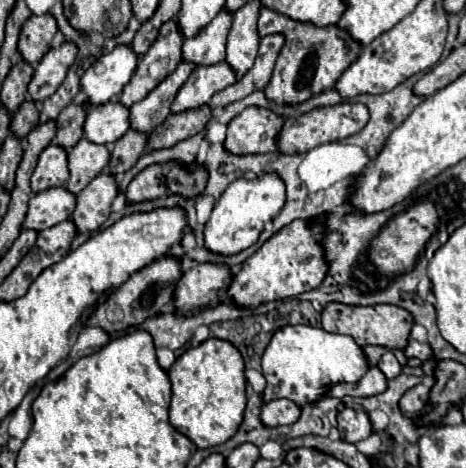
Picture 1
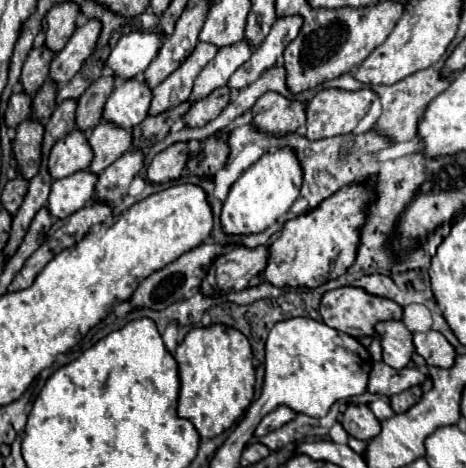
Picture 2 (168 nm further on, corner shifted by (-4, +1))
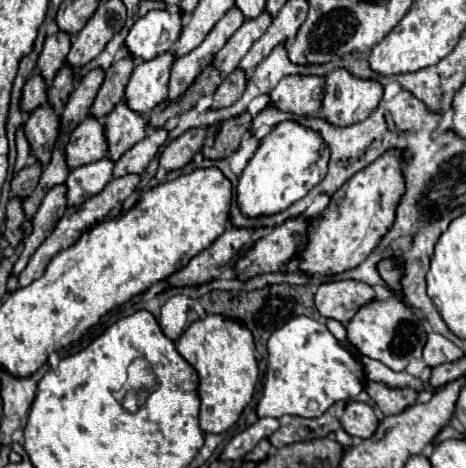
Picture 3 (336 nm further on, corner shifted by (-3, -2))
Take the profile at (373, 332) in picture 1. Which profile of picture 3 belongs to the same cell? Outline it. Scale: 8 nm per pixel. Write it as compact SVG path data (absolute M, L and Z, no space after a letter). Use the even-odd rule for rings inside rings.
M337 280L337 282L323 282L317 292L315 292L315 306L319 310L321 316L325 318L335 318L341 324L347 324L347 320L351 320L351 316L363 306L367 304L367 300L373 300L375 292L369 284L365 282L357 282L357 280Z

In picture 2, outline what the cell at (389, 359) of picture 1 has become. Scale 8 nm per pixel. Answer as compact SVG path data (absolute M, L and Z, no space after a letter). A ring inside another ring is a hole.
M384 321L376 325L376 331L382 337L384 363L394 369L404 369L414 353L412 335L404 321Z

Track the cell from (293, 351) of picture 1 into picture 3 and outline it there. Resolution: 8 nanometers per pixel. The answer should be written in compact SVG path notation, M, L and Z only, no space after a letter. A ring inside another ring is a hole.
M297 316L275 330L267 342L269 364L263 398L257 404L257 414L281 418L295 414L303 418L319 418L331 404L355 398L365 386L361 364L339 346L337 338L323 322L307 316Z

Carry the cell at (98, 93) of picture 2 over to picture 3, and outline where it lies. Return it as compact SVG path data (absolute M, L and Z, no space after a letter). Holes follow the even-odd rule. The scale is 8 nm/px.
M127 54L125 58L111 64L111 68L105 74L103 86L99 88L99 94L93 102L91 116L103 118L111 112L111 108L115 108L115 104L119 104L119 100L123 100L125 86L129 82L129 76L131 76L133 68L135 68L135 60L133 60L131 54Z

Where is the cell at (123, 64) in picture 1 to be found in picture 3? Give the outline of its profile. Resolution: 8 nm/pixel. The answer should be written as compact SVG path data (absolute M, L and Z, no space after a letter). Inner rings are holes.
M151 10L145 16L141 16L129 36L127 36L127 48L131 52L131 56L137 60L151 60L163 52L167 52L169 48L173 48L173 44L179 40L181 34L181 24L183 22L183 14L177 12L169 12L169 10Z

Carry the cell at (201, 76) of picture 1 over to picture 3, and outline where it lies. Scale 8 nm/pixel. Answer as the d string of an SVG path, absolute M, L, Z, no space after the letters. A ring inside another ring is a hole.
M265 10L265 12L261 12L257 18L247 20L247 22L227 40L227 44L217 52L217 56L215 56L215 60L213 60L213 64L219 68L219 72L221 72L223 78L225 78L227 74L231 74L231 72L239 66L241 58L249 52L251 44L253 44L259 36L263 36L263 32L269 28L269 24L271 24L271 14Z

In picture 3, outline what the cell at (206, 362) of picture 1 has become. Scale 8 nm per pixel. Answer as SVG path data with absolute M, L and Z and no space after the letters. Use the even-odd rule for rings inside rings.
M207 314L203 320L193 322L177 340L177 352L197 370L199 374L199 426L203 432L221 434L231 428L243 408L251 402L253 390L259 378L259 368L255 360L255 344L251 330L231 318L221 314Z

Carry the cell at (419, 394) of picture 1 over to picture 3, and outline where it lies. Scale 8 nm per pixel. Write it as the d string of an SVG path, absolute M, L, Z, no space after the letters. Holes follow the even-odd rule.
M367 382L365 384L367 394L373 398L373 402L379 406L379 410L385 416L395 416L403 412L407 406L411 406L417 398L417 392L411 388L401 388L401 390L389 390L383 384L377 382Z

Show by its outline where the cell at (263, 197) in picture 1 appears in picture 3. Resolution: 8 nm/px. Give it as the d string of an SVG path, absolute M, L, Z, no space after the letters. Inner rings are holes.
M285 120L273 126L261 146L245 166L237 184L237 202L247 216L271 216L301 200L327 174L329 146L319 132L305 128L297 120Z

